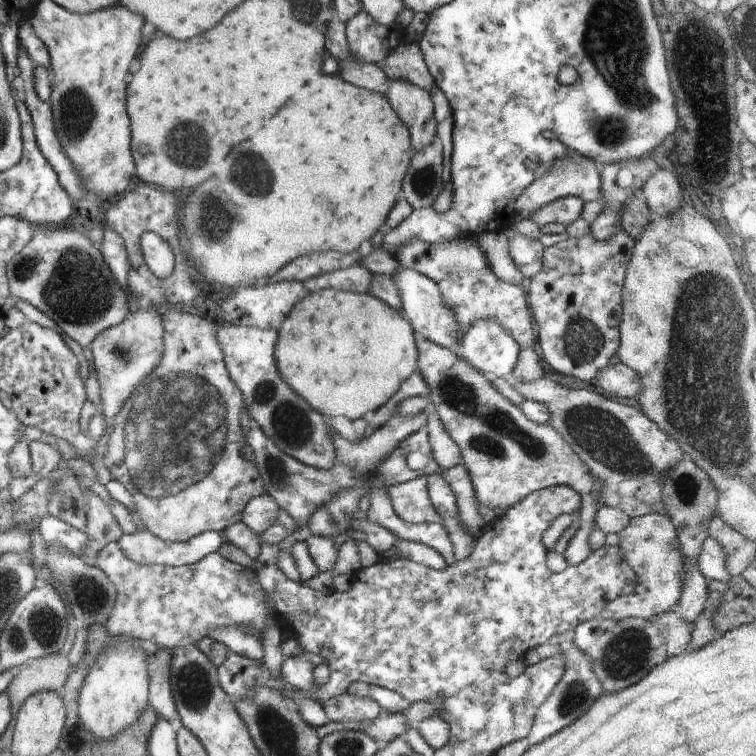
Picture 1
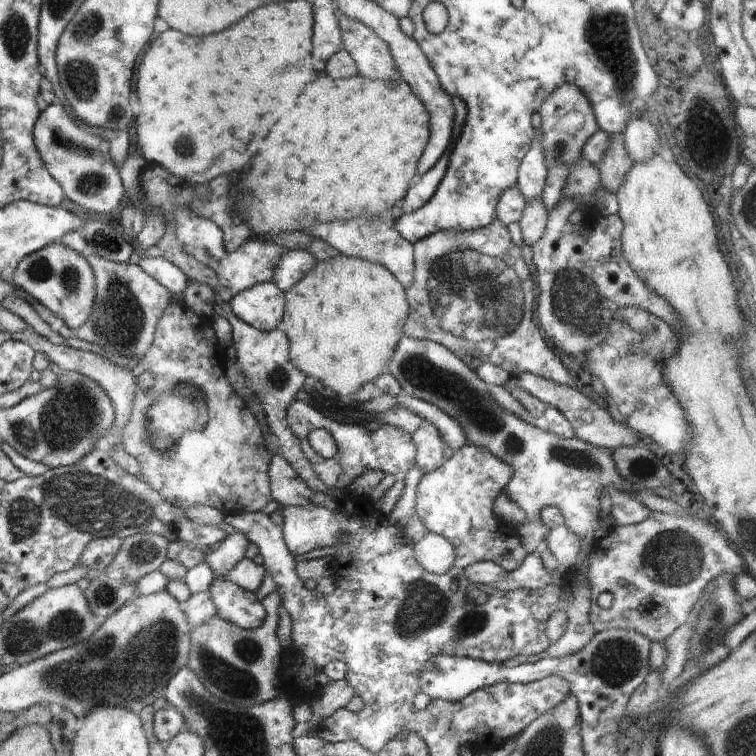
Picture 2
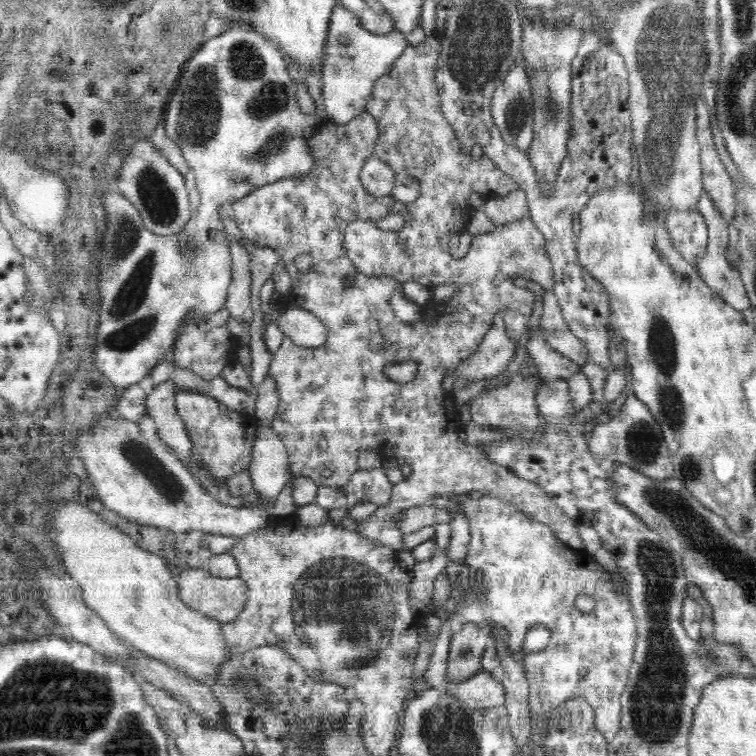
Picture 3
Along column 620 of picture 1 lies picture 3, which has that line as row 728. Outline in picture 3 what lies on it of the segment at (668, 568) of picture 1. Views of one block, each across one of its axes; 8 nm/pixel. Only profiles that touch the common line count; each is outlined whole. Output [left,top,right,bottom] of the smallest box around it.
[443,495,636,749]

